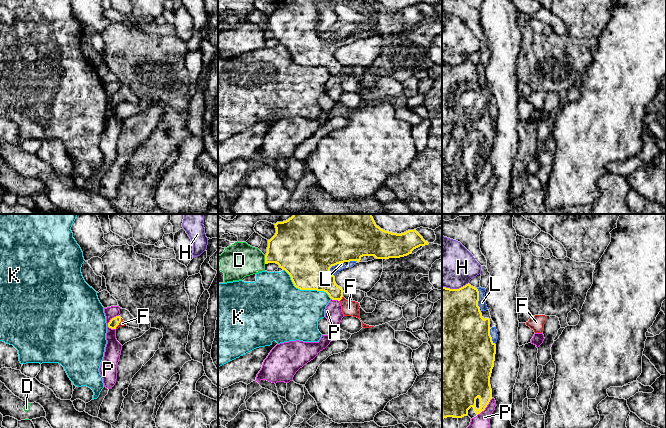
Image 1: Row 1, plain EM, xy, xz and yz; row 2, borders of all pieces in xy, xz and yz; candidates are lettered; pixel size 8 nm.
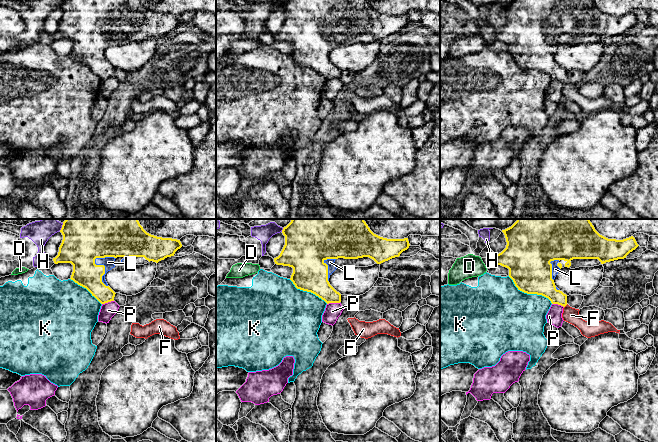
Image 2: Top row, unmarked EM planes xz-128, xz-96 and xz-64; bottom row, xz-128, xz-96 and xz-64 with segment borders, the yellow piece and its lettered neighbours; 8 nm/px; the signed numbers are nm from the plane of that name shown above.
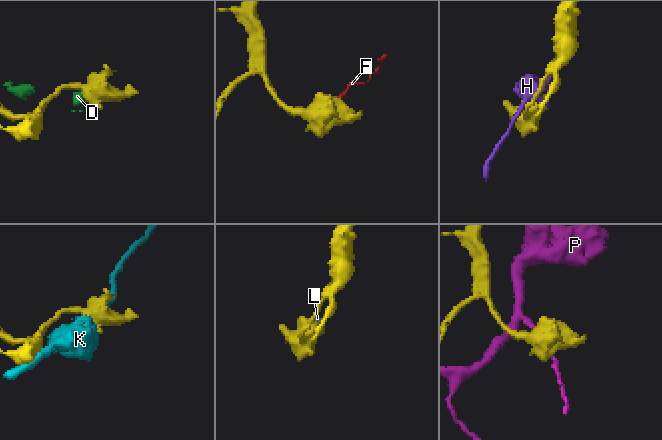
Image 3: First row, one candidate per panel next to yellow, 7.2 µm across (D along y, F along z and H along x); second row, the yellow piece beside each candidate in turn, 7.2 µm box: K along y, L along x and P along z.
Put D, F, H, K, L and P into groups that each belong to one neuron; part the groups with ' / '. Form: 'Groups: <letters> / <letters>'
Groups: D / F L / H / K / P

